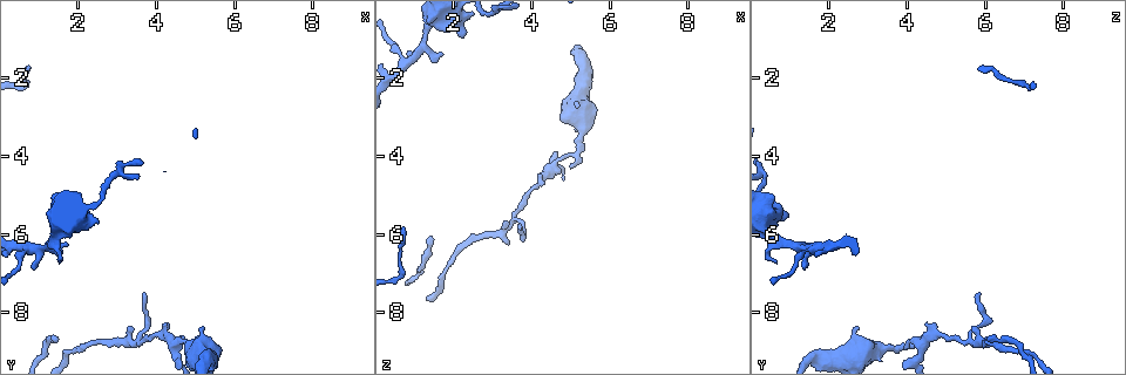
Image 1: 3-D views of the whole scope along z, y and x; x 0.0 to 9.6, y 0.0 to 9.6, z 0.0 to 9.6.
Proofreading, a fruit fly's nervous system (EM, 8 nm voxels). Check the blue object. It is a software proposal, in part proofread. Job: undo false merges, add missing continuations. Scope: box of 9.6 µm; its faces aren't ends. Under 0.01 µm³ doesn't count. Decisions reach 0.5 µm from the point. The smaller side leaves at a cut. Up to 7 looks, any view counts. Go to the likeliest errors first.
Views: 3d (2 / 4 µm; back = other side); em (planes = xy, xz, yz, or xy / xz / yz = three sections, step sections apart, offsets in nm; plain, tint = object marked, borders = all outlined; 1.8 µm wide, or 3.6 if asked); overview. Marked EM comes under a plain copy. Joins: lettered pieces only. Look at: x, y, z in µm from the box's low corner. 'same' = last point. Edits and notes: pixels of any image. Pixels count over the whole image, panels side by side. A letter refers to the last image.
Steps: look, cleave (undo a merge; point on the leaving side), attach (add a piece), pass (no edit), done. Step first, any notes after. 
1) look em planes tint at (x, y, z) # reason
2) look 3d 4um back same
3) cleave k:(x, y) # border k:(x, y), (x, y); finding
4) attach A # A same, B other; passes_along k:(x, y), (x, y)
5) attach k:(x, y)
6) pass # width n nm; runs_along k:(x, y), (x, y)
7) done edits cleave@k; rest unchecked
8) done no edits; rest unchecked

look 3d 4um at (4.45, 8.85, 4.30) # side arm on a straight run

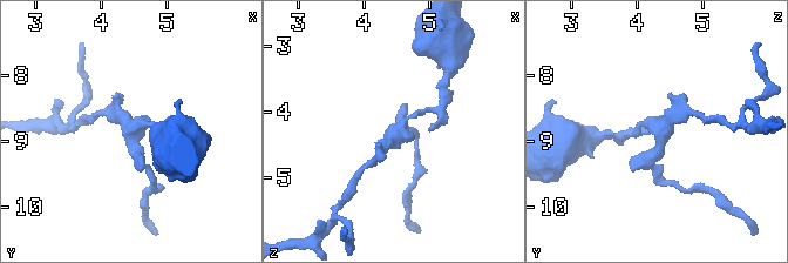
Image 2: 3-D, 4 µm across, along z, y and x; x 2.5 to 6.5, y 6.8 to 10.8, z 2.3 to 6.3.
look em xz step 4 tint at (4.50, 8.85, 4.35) # arms 3

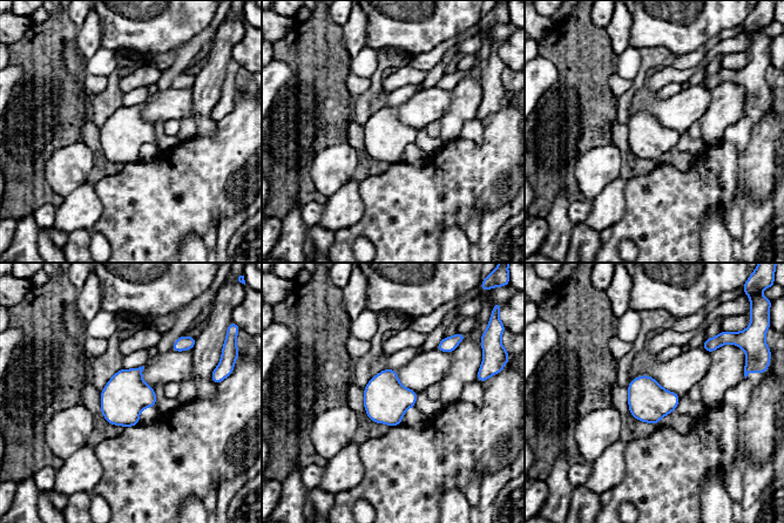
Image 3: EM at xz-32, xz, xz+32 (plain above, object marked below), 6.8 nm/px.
look em xy step 16 borders same # another direction

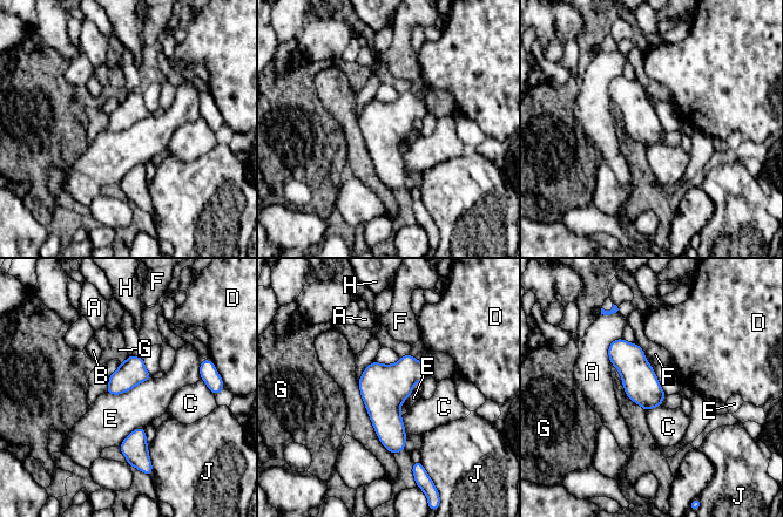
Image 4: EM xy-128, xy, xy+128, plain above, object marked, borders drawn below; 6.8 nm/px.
pass # longest_contact E 340 nm; A other, B other, C other, D other, E other, F other, G other, H other, J other; border 4:(152, 376), (122, 393), (106, 393); all the same neuron

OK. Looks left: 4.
look 3d 2um at (1.75, 6.30, 1.40) # branch stops here

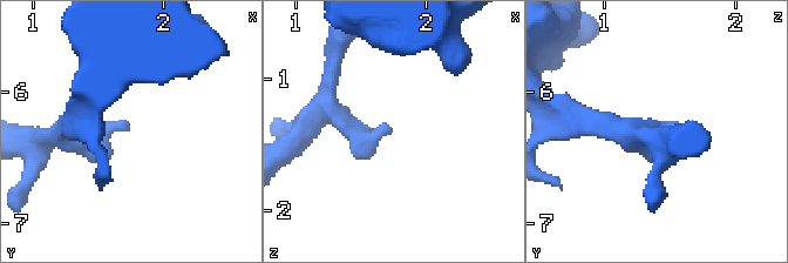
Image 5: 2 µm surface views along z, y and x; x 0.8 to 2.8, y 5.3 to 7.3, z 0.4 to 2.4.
look em planes tint at (1.70, 6.24, 1.38)

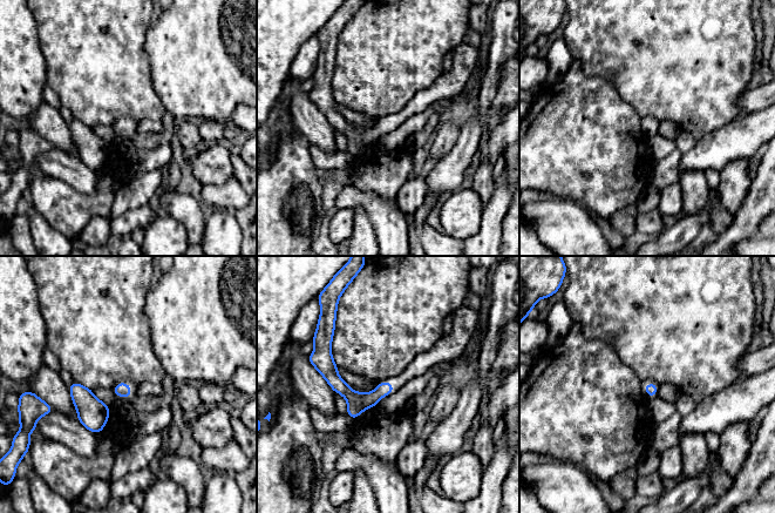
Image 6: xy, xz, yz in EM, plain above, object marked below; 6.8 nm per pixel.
look em planes borders same # see the neighbours

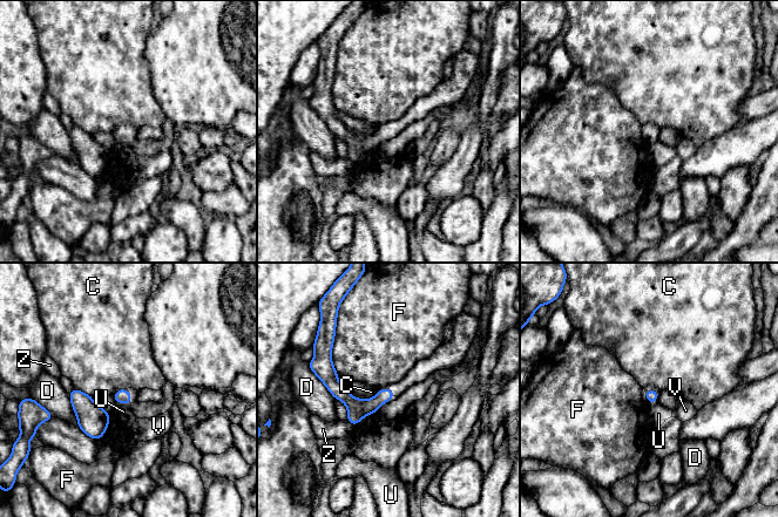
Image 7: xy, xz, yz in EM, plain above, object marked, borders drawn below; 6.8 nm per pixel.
pass # C other, D other, F other, U other, V other, Z other; no lettered piece goes on from it

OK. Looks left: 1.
done no edits; rest unchecked

